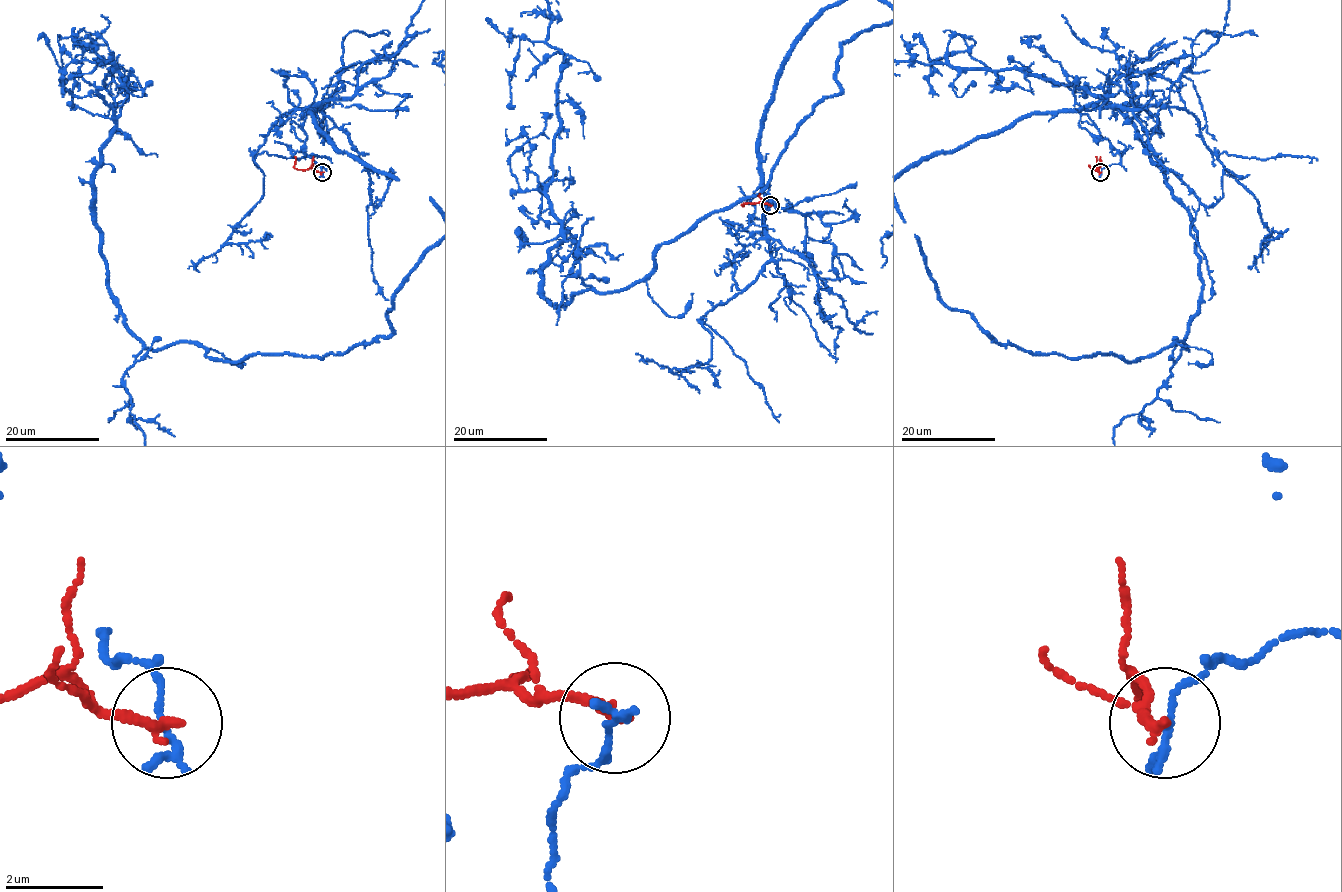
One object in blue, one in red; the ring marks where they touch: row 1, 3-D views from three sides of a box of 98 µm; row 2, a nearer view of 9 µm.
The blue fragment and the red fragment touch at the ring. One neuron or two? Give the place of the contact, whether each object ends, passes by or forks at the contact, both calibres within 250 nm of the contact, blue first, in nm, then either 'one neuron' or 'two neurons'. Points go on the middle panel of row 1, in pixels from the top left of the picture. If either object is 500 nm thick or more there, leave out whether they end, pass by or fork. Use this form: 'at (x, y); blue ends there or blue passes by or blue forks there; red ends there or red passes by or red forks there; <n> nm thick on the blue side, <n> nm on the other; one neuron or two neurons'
at (770, 205); blue ends there; red ends there; 190 nm thick on the blue side, 240 nm on the other; two neurons

